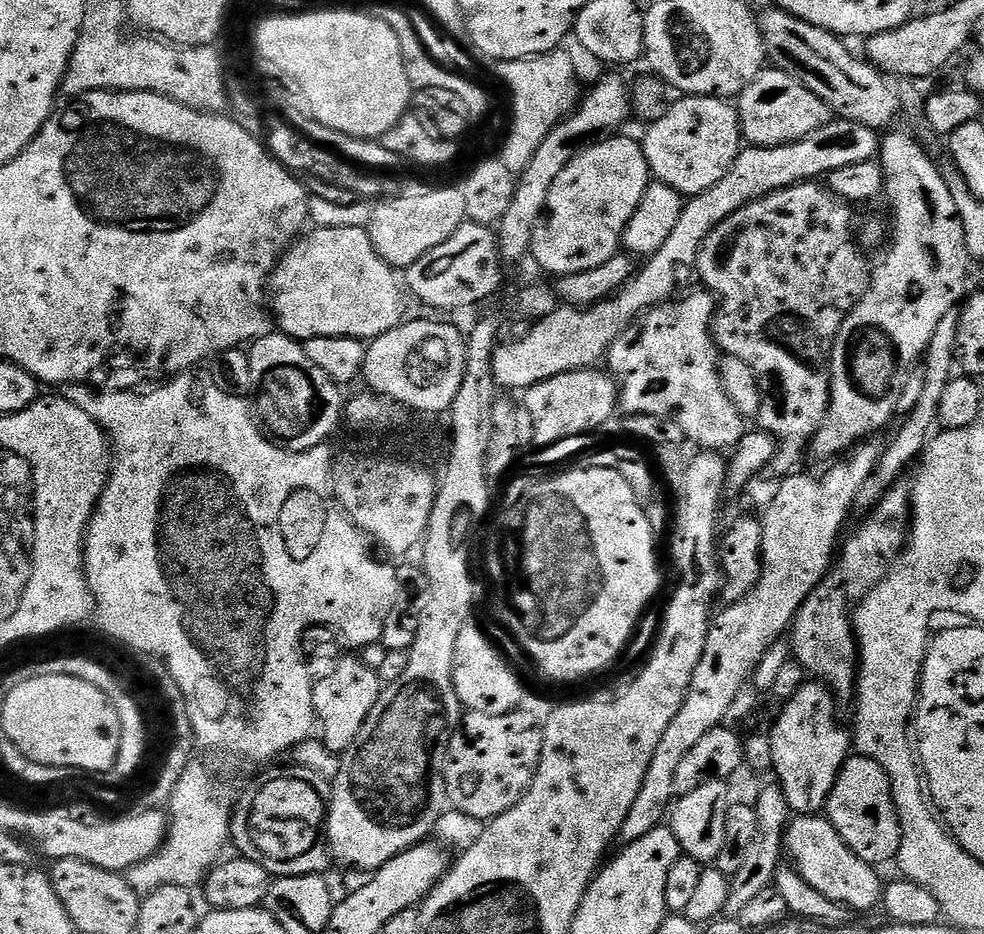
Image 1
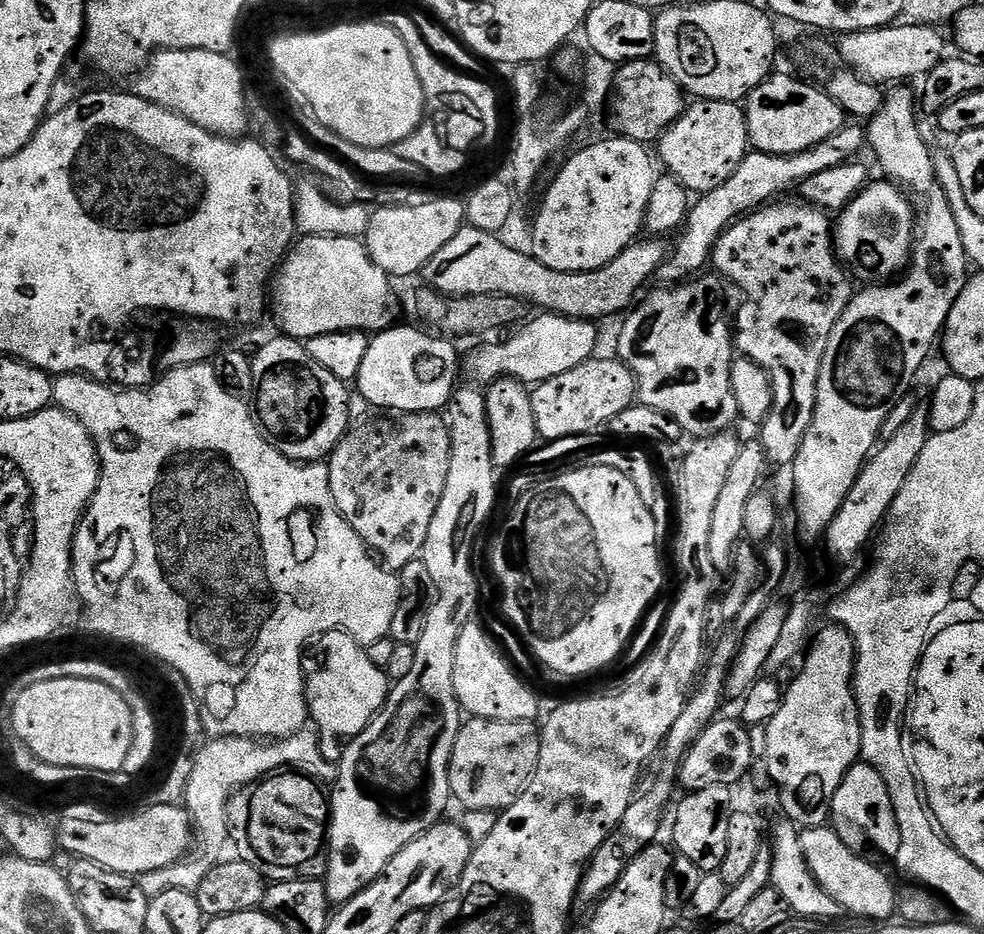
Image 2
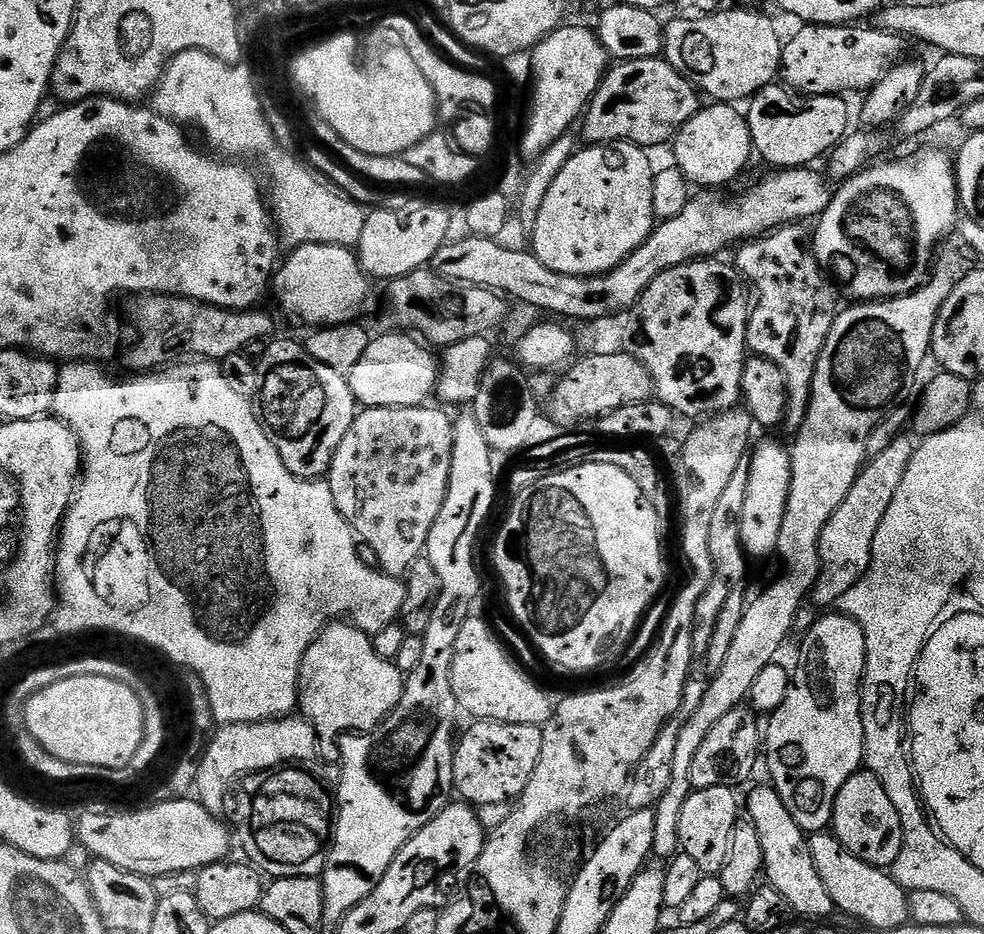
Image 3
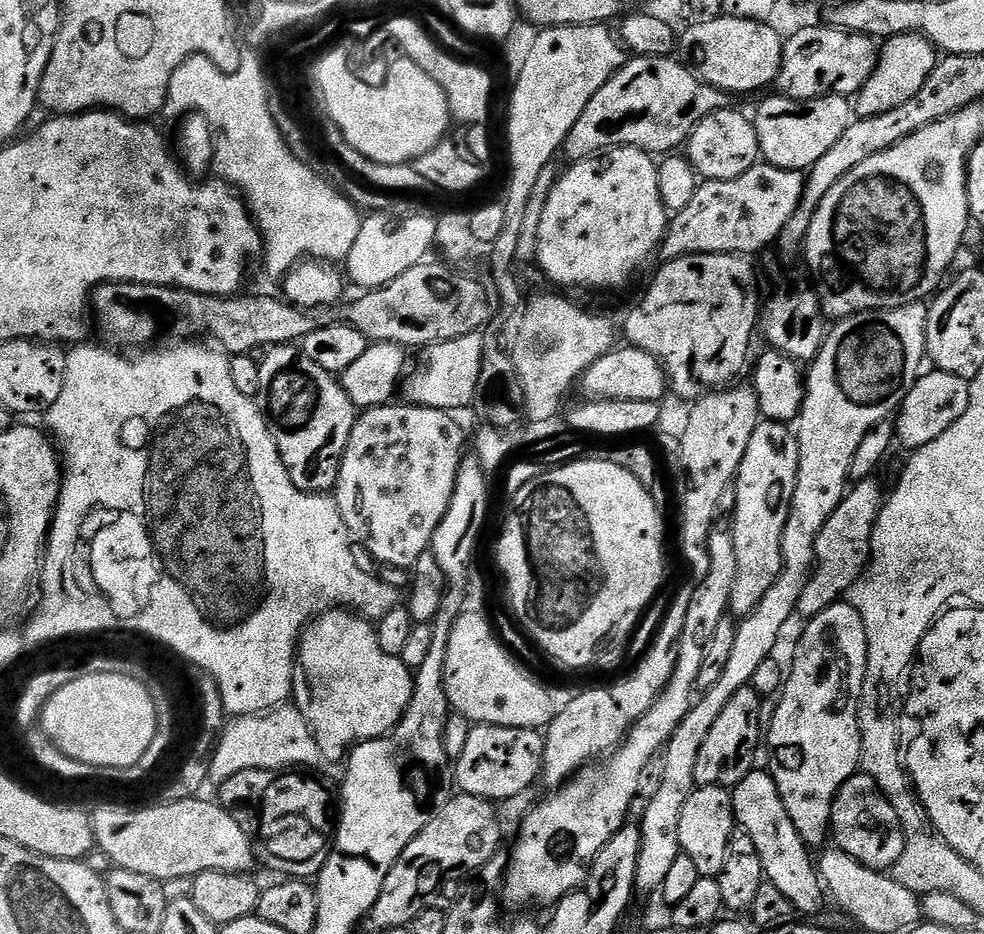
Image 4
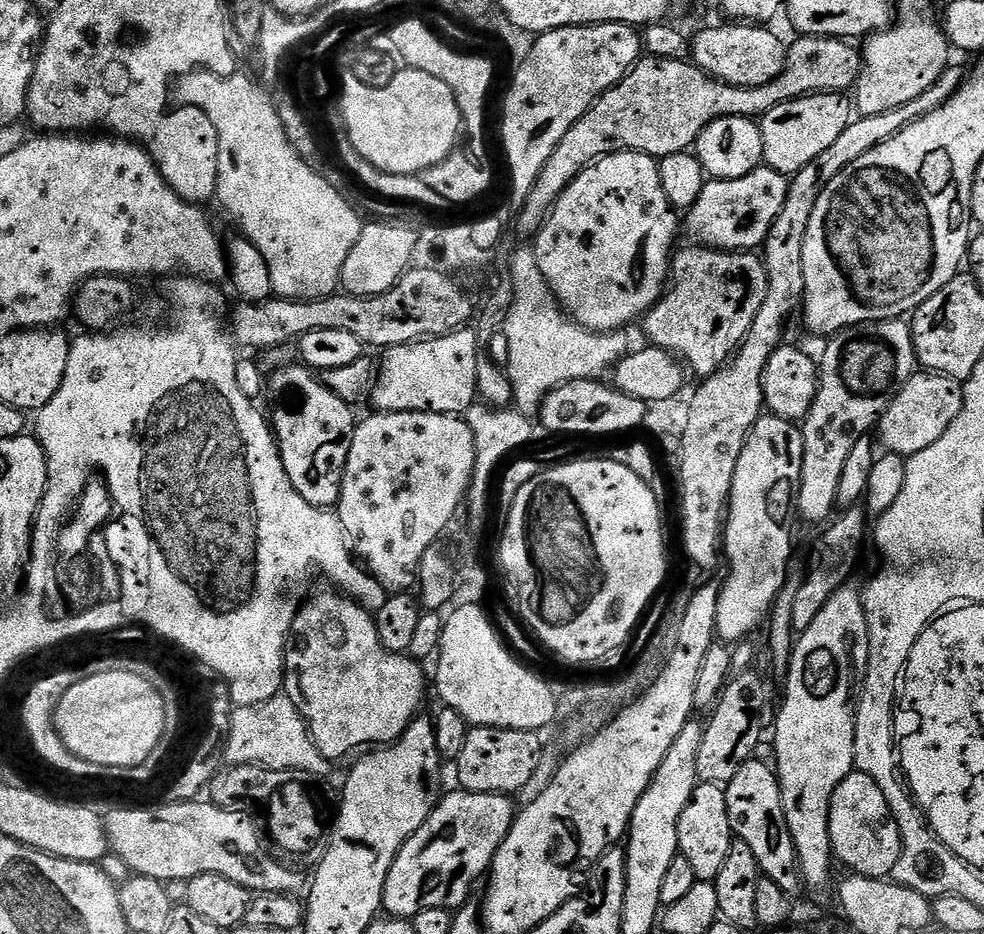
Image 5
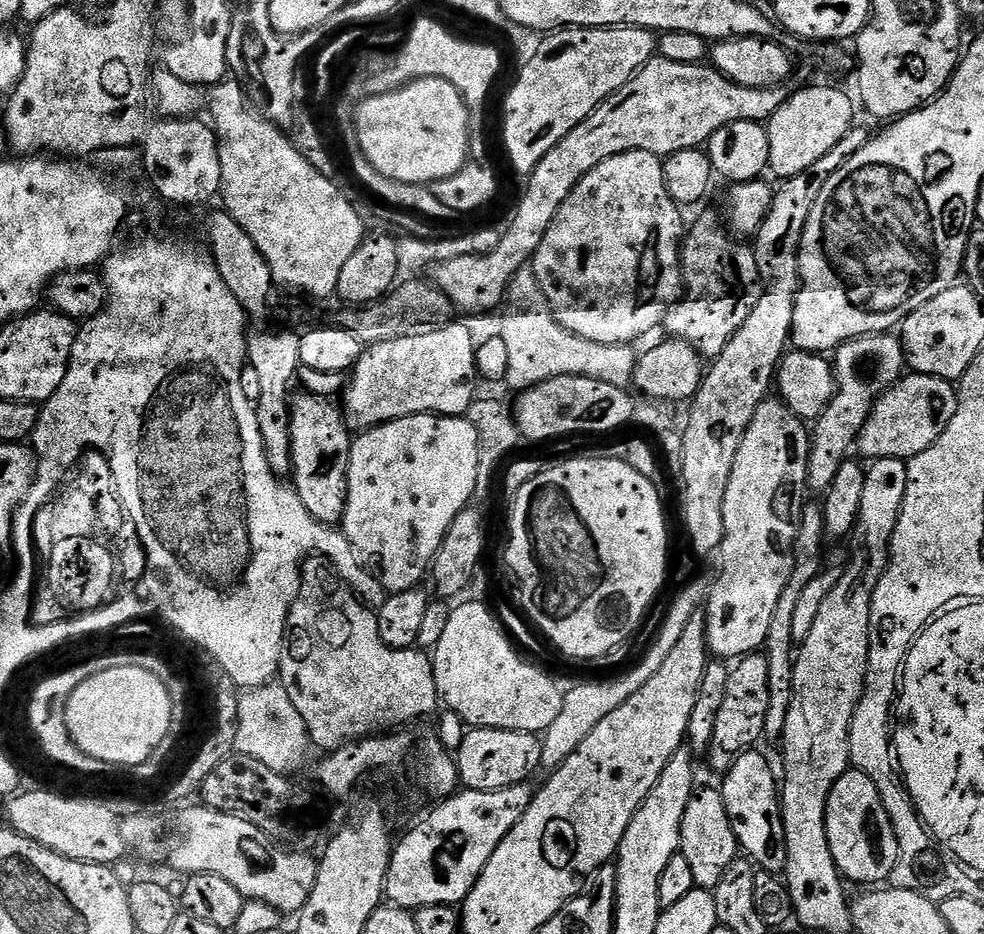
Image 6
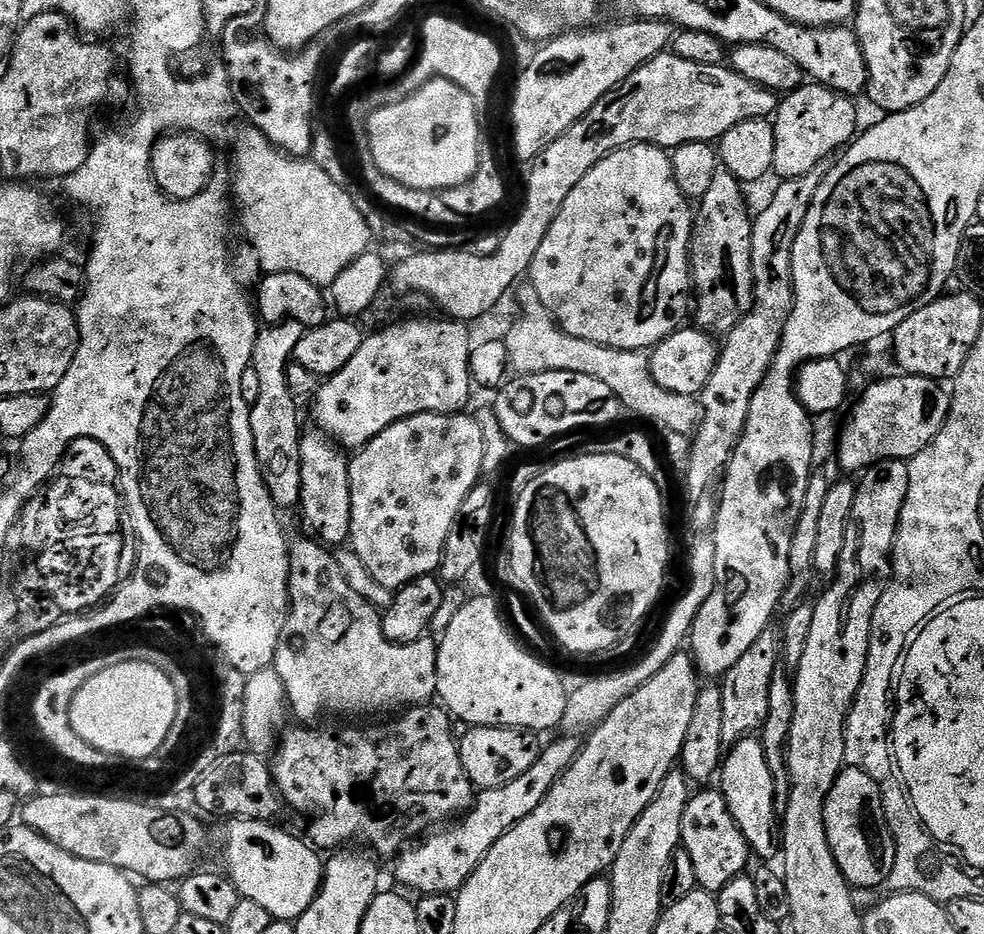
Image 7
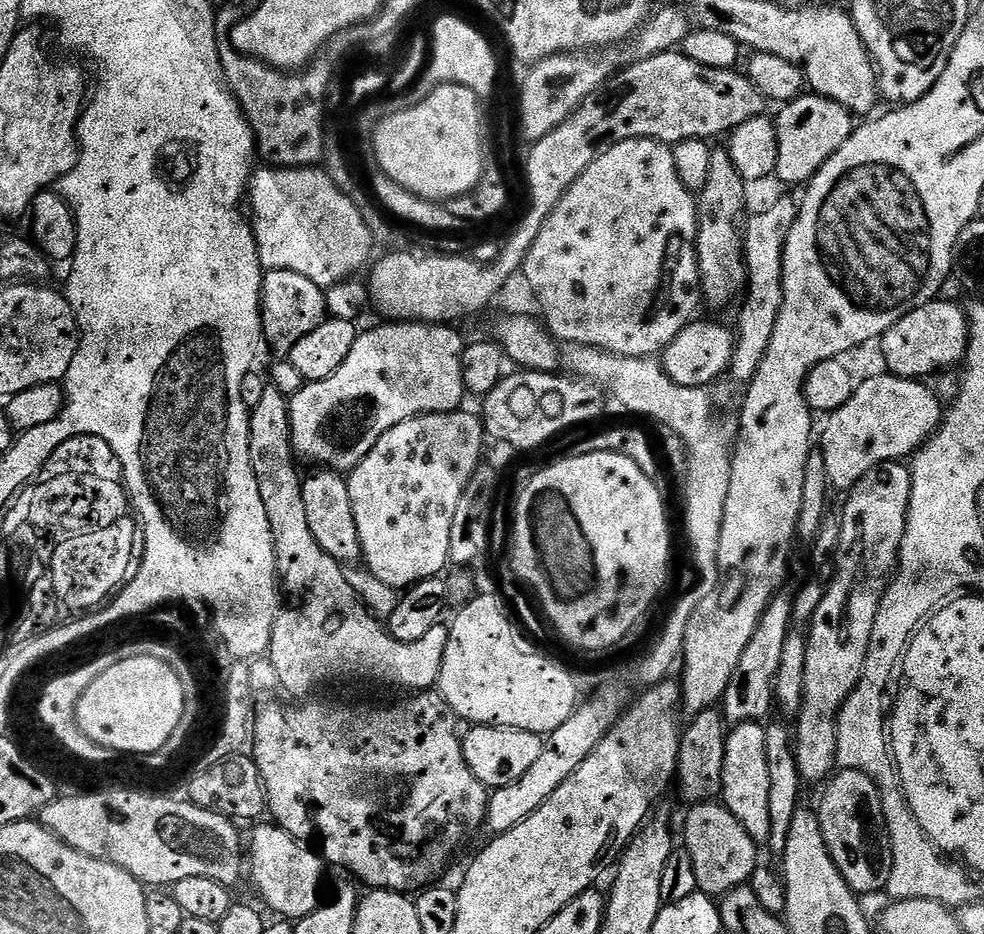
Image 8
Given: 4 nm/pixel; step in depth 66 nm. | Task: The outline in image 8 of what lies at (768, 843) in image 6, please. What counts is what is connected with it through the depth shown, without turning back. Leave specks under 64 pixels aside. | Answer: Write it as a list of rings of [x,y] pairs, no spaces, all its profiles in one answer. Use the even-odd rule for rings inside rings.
[[[760,722],[737,724],[726,738],[726,758],[722,766],[720,791],[725,808],[742,822],[746,834],[757,845],[764,846],[770,841],[770,773],[766,766],[765,725]]]

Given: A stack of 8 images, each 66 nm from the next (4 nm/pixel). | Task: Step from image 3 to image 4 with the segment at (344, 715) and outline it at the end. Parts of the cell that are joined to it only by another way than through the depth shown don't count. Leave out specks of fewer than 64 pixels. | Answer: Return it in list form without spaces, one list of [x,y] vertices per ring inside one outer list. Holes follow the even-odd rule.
[[[333,610],[316,617],[300,637],[292,675],[291,699],[302,718],[306,718],[322,754],[326,754],[330,761],[340,762],[363,740],[376,740],[396,727],[408,708],[413,683],[413,669],[405,666],[399,656],[391,656],[382,650],[376,629],[369,621],[351,610]]]

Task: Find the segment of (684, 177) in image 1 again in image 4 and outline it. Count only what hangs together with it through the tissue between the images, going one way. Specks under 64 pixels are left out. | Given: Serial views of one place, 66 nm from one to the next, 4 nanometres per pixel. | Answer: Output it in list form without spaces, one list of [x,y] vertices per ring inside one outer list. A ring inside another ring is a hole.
[[[732,111],[710,114],[689,136],[686,159],[696,167],[697,177],[704,180],[738,178],[761,159],[755,123],[749,117],[747,120],[742,113]]]

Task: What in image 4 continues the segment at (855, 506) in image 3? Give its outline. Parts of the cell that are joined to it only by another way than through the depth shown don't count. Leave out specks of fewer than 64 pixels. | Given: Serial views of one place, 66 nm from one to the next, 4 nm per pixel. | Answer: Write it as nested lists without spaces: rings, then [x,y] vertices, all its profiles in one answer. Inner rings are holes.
[[[879,479],[855,481],[844,494],[844,500],[826,518],[826,526],[818,534],[816,543],[816,567],[812,569],[812,577],[806,582],[806,590],[802,590],[802,598],[798,598],[797,613],[805,621],[810,621],[822,610],[841,603],[847,597],[854,582],[864,575],[864,570],[872,558],[872,535],[878,522],[878,514],[886,499],[886,488],[879,484]]]

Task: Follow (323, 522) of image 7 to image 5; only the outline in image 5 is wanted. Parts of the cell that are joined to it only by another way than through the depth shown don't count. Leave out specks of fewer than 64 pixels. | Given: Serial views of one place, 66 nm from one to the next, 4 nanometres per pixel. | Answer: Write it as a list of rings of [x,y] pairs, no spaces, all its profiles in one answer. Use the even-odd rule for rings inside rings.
[[[295,363],[277,367],[273,371],[276,373],[267,377],[267,395],[280,400],[272,416],[270,412],[270,427],[294,490],[298,490],[310,506],[332,510],[340,502],[346,458],[350,458],[358,416],[352,413],[355,412],[353,405],[331,392],[313,369]]]

